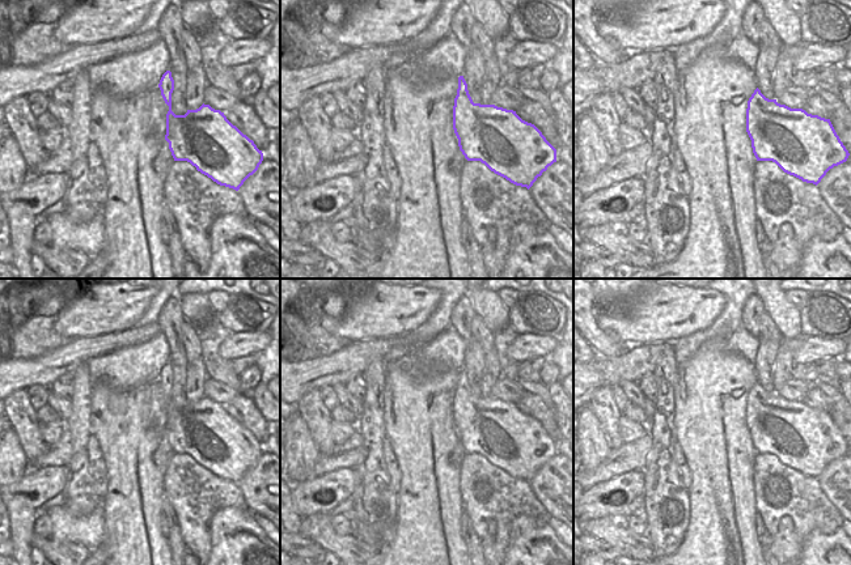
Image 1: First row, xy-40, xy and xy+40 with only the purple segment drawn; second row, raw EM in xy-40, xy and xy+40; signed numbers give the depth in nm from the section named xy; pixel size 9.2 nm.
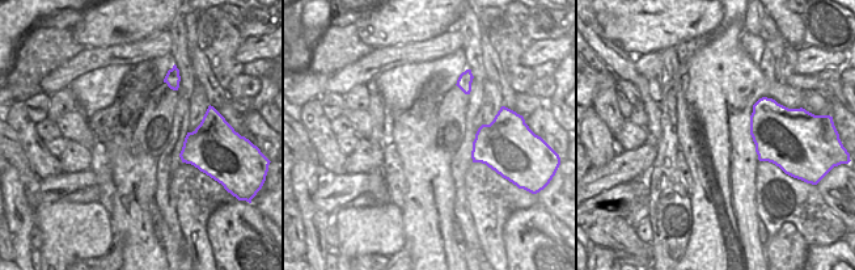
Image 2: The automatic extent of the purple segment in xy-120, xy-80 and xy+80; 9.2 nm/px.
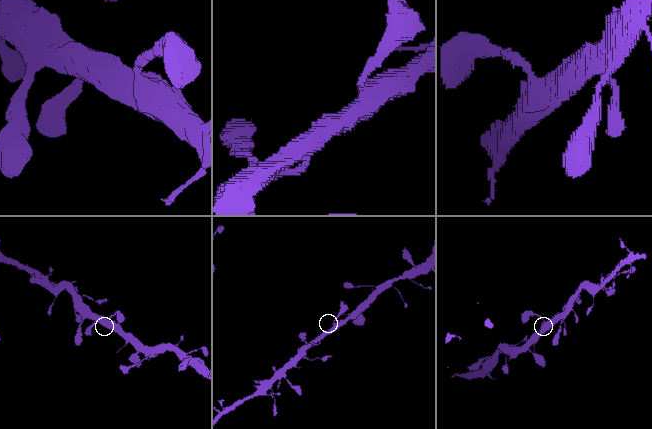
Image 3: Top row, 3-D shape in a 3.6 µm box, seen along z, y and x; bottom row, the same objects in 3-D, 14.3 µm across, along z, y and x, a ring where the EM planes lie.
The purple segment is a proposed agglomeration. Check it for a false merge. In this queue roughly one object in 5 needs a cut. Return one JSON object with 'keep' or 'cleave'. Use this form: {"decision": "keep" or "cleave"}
{"decision": "keep"}

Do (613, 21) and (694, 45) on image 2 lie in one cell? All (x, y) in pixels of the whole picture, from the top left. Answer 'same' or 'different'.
different

